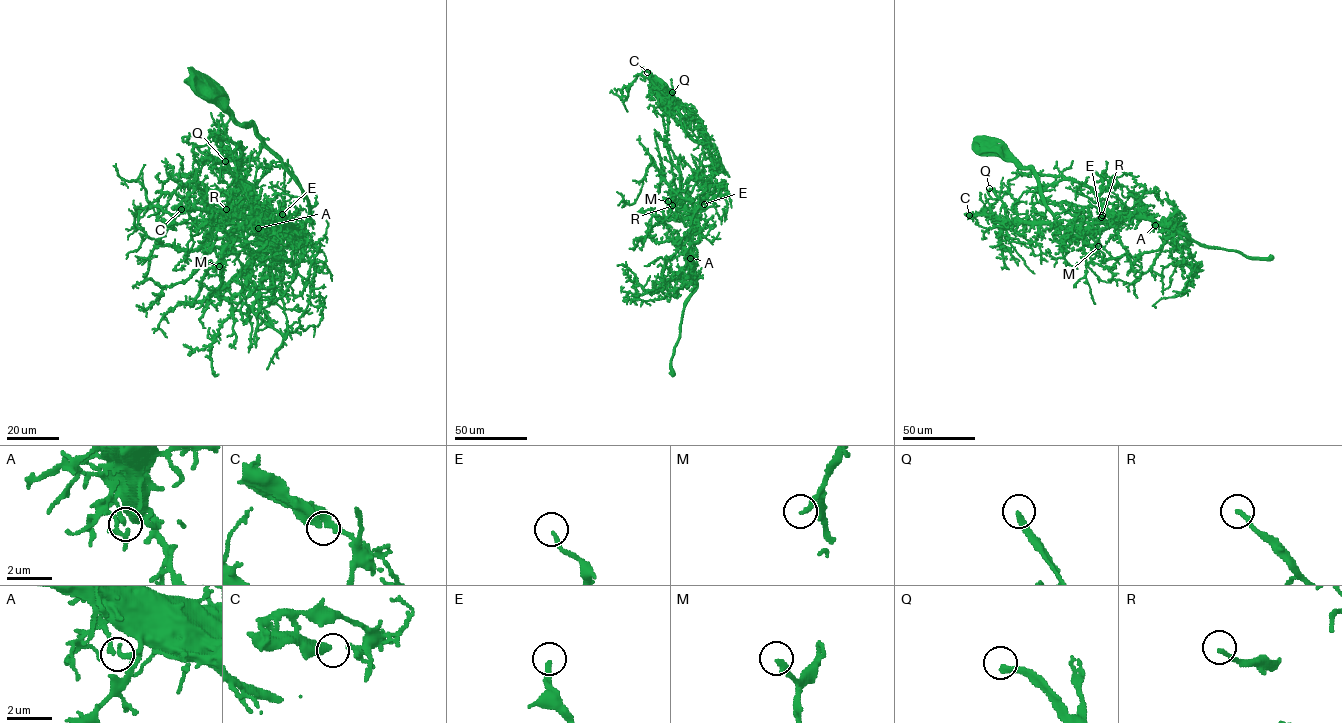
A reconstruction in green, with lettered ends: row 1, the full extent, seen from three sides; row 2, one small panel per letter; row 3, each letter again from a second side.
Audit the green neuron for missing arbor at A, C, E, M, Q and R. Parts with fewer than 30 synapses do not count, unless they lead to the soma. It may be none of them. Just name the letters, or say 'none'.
E, M, Q

